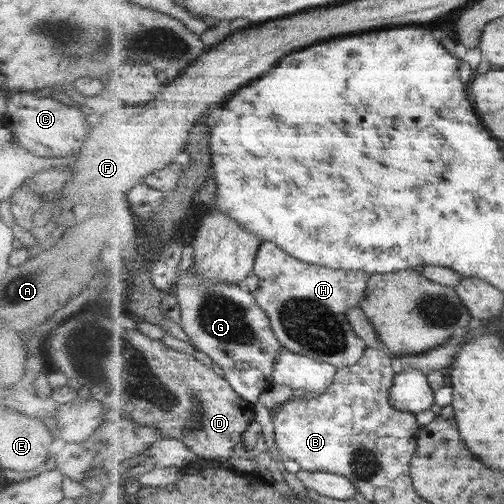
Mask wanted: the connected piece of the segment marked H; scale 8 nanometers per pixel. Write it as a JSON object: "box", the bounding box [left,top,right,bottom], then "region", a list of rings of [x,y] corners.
{"box":[254,242,370,368],"region":[[[264,242],[258,250],[254,273],[259,277],[260,285],[255,290],[256,301],[268,312],[273,332],[281,344],[295,353],[309,356],[321,363],[327,362],[337,368],[358,364],[368,347],[365,339],[359,337],[352,324],[347,320],[348,310],[360,306],[366,298],[370,275],[363,271],[333,270],[317,264],[307,264],[291,256],[274,242]]]}

